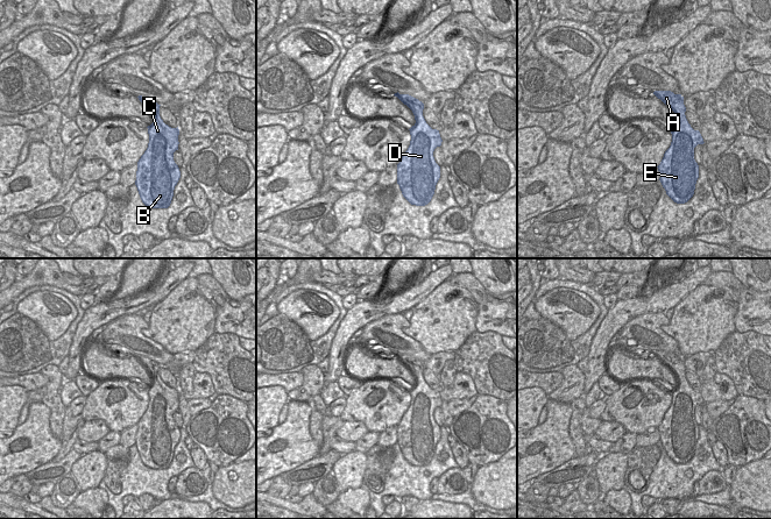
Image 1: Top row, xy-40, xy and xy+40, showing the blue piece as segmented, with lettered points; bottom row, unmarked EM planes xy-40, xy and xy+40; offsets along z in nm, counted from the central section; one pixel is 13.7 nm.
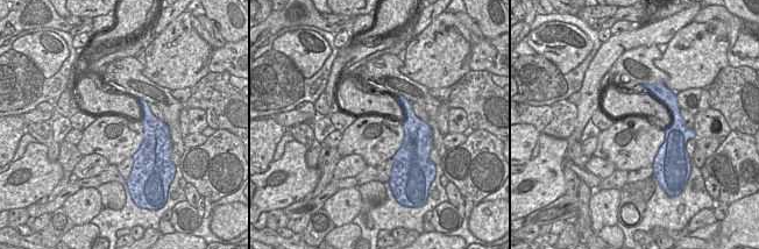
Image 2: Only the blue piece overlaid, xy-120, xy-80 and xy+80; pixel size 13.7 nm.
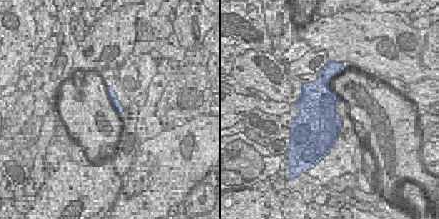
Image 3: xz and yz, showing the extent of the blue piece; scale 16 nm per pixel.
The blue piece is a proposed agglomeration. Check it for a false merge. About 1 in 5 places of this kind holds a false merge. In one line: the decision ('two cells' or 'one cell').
one cell

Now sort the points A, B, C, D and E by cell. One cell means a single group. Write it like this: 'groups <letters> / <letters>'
groups A B C D E

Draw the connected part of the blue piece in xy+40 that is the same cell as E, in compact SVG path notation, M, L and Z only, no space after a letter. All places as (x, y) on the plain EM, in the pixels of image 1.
M655 351L653 355L667 365L678 379L678 388L671 391L671 406L657 427L659 441L674 463L685 464L693 457L699 439L694 408L705 403L700 392L694 391L686 379L686 368L681 355L674 355L671 351Z

